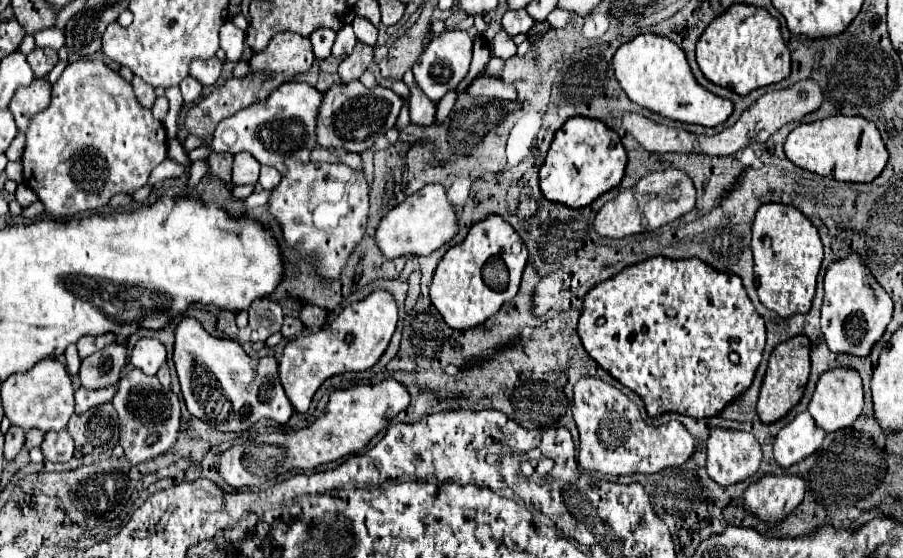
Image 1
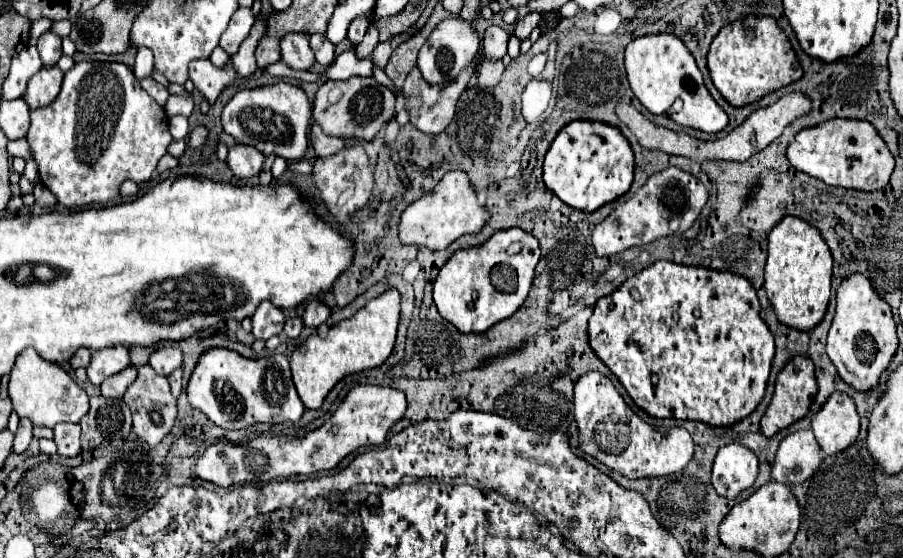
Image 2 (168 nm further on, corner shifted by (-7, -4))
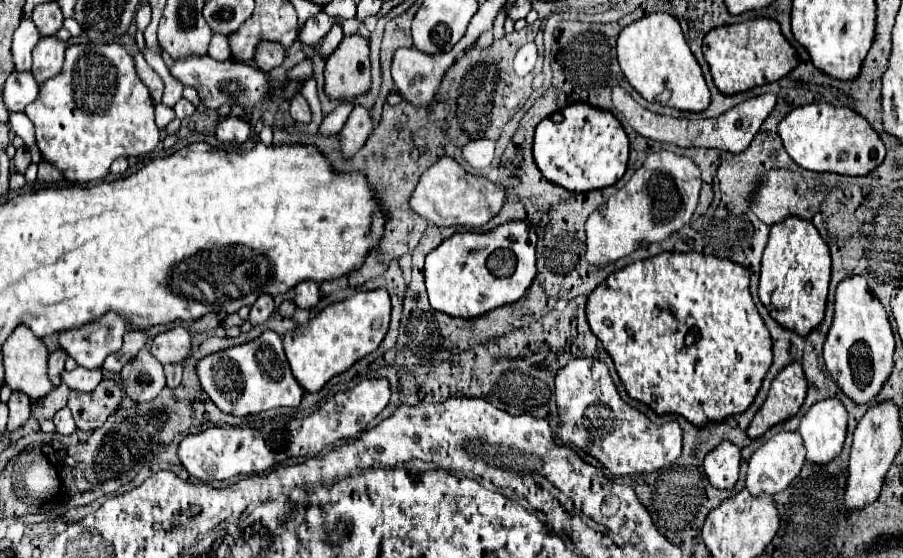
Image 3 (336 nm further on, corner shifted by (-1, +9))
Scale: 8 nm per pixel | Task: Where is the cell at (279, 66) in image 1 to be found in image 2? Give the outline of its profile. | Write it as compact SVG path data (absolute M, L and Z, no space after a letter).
M286 34L280 40L280 48L282 48L282 62L292 68L292 70L310 70L310 66L314 64L314 52L308 44L308 36L306 34Z

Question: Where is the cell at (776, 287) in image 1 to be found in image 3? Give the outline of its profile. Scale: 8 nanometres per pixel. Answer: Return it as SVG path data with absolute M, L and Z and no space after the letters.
M788 217L770 227L770 239L762 257L760 301L772 319L782 327L806 337L826 313L826 297L830 283L830 251L816 227L808 221Z

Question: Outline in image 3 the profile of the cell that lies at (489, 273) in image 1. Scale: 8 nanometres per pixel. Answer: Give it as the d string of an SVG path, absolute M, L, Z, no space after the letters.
M512 221L488 233L454 233L426 255L424 275L430 305L450 317L472 319L496 307L516 303L536 277L536 231L526 221Z

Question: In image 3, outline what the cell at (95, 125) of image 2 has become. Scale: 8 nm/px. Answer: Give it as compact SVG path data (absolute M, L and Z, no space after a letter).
M68 45L66 61L58 75L40 85L40 95L26 107L26 115L36 125L36 143L42 157L56 165L68 181L88 183L104 179L118 157L138 157L154 151L160 141L160 129L154 123L154 103L148 87L134 69L134 59L118 45Z

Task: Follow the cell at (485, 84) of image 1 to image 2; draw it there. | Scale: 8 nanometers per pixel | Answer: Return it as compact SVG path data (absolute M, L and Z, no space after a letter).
M500 60L498 62L486 62L478 72L478 86L484 90L498 86L502 72L504 72L504 64Z

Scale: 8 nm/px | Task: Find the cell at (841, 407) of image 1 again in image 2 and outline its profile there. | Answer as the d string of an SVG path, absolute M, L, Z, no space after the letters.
M834 392L820 412L812 416L812 430L826 454L836 454L848 448L858 438L860 416L852 396L844 392Z

